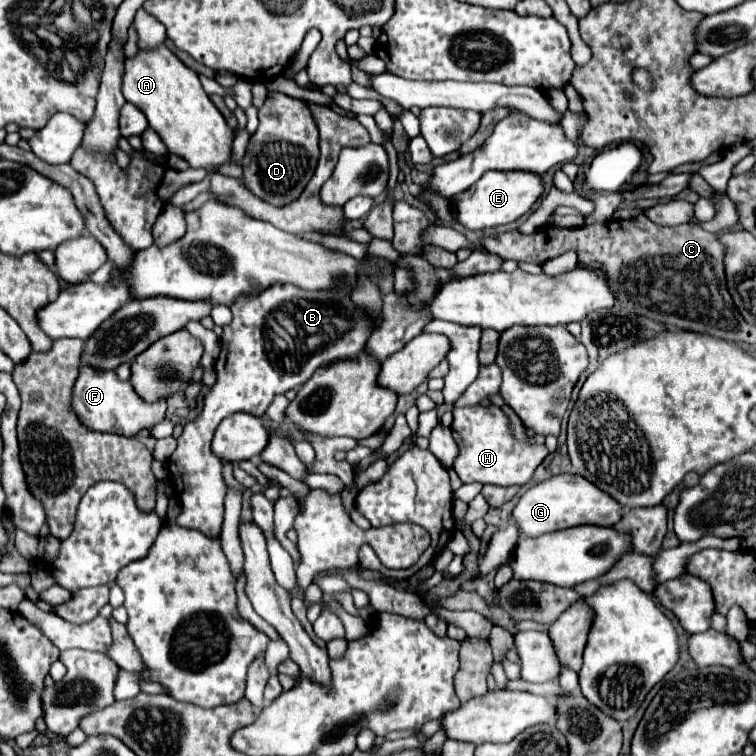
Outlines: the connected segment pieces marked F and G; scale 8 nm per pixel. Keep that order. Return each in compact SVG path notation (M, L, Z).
M80 367L80 375L72 389L72 411L92 431L134 437L144 429L152 429L164 419L166 403L142 401L128 381L118 381L114 371L94 371L90 367Z
M562 473L556 477L550 477L546 481L540 481L532 489L528 489L518 505L514 507L514 519L526 537L538 537L544 533L568 529L574 525L602 525L612 527L622 519L622 505L614 503L610 495L606 495L602 489L594 487L588 479L584 479L578 473Z

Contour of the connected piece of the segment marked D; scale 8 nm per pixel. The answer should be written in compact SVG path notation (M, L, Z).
M280 91L268 93L264 105L260 107L258 117L260 125L256 133L250 137L246 155L242 159L244 169L242 181L246 189L260 197L262 201L274 207L284 207L298 199L298 195L304 191L304 187L314 175L318 163L318 129L306 105L300 99L288 97Z

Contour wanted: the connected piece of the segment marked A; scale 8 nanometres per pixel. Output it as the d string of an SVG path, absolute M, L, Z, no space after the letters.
M166 45L156 51L140 51L134 59L126 59L122 93L128 103L136 105L146 115L168 153L186 159L192 169L202 167L214 175L224 163L232 163L234 129L228 127L222 113L204 93L196 71L186 67Z

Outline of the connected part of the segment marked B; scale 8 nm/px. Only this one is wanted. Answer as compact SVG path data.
M290 283L284 285L272 285L270 289L262 291L256 297L240 297L232 305L232 323L224 325L222 333L222 351L214 365L216 369L216 383L212 385L212 391L204 395L202 401L202 413L188 425L184 425L182 435L178 437L178 447L168 459L168 471L174 481L174 491L178 493L182 501L182 513L176 519L178 525L198 529L210 537L220 535L222 529L222 517L224 517L224 497L226 497L226 483L222 477L222 459L218 455L210 453L210 443L216 427L224 417L228 417L234 411L254 411L254 415L264 415L268 405L272 403L274 395L286 393L288 389L296 389L304 385L312 373L328 363L342 361L342 359L356 359L360 351L364 349L372 327L370 319L352 305L348 293L344 293L340 287L332 291L304 291L300 287L294 287Z

